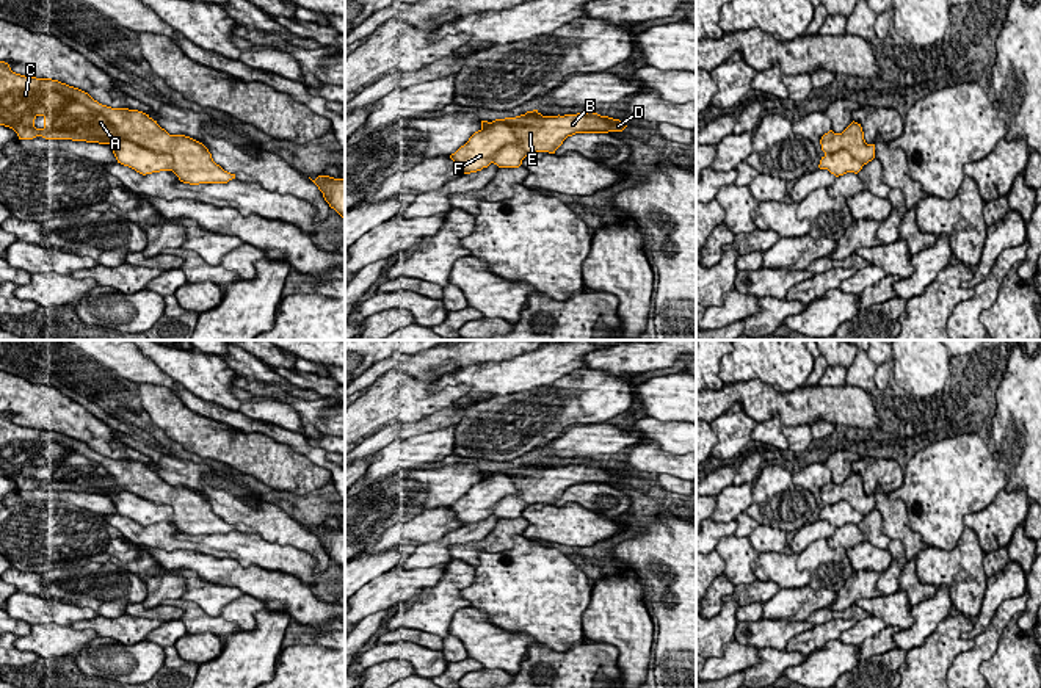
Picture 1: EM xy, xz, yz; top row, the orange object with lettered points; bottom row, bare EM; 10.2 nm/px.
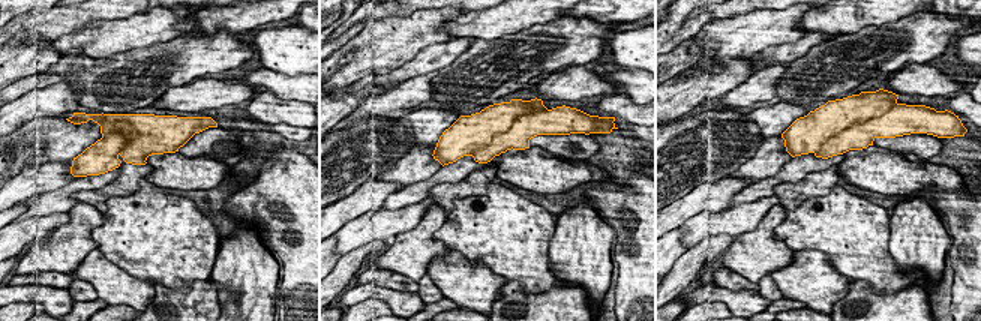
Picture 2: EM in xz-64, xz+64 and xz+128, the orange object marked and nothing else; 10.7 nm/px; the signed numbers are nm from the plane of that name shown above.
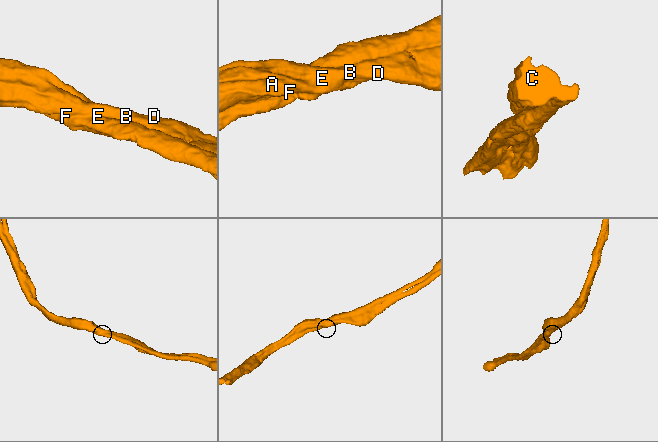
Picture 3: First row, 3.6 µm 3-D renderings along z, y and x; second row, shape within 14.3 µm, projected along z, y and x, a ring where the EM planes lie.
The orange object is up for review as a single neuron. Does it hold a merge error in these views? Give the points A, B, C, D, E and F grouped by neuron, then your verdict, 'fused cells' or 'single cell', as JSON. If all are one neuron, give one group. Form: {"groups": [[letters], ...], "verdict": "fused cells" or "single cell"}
{"groups": [["A", "B", "C", "D", "E"], ["F"]], "verdict": "fused cells"}

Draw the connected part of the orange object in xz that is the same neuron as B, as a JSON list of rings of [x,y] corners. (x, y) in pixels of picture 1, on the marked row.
[[[597,113],[544,116],[530,125],[517,125],[514,135],[519,144],[506,144],[494,154],[492,163],[499,168],[519,168],[522,160],[536,152],[555,154],[568,136],[575,133],[622,132],[627,125]]]

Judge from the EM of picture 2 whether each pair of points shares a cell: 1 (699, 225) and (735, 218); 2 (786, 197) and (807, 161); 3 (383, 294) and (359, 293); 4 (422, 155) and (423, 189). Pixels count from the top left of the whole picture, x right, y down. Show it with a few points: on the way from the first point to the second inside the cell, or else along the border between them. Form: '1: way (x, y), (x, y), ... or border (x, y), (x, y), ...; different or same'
1: way (708, 224), (726, 222); same
2: border (828, 168), (782, 182), (773, 194); different
3: way (377, 293), (365, 293); same
4: border (441, 165), (429, 177), (404, 186); different

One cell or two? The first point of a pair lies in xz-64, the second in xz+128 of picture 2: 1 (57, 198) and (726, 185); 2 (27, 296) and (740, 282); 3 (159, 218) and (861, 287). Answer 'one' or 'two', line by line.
1: two
2: two
3: two

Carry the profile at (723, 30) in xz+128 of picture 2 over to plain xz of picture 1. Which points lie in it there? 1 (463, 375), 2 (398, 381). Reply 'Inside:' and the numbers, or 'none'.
Inside: 2

